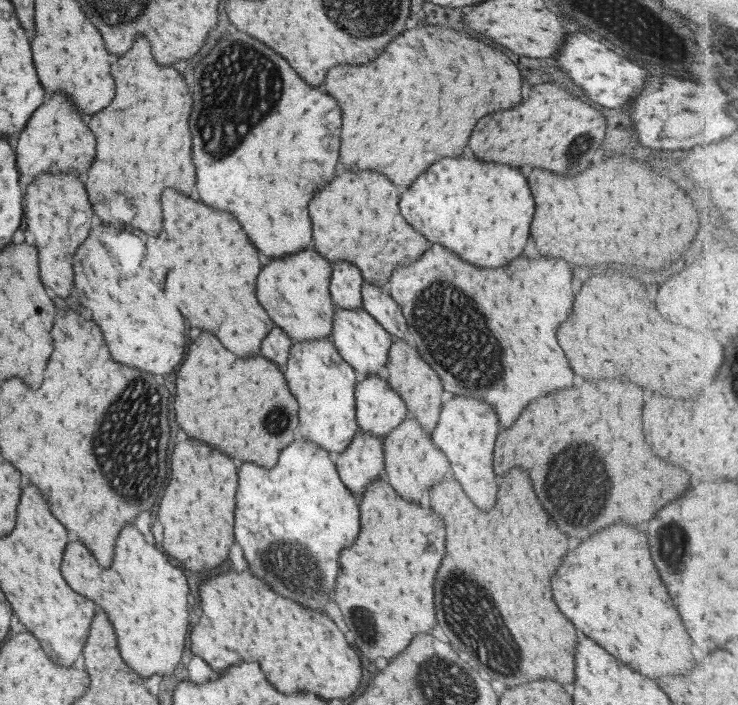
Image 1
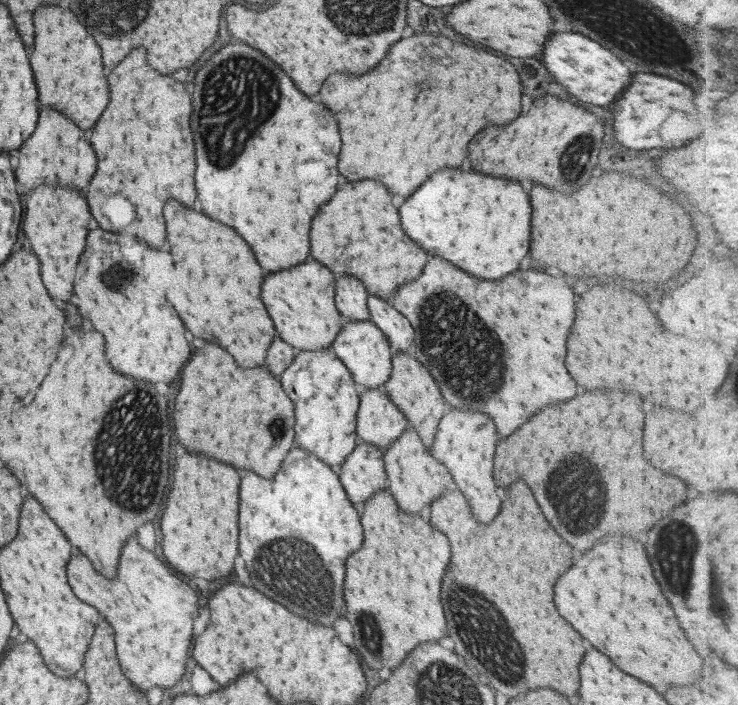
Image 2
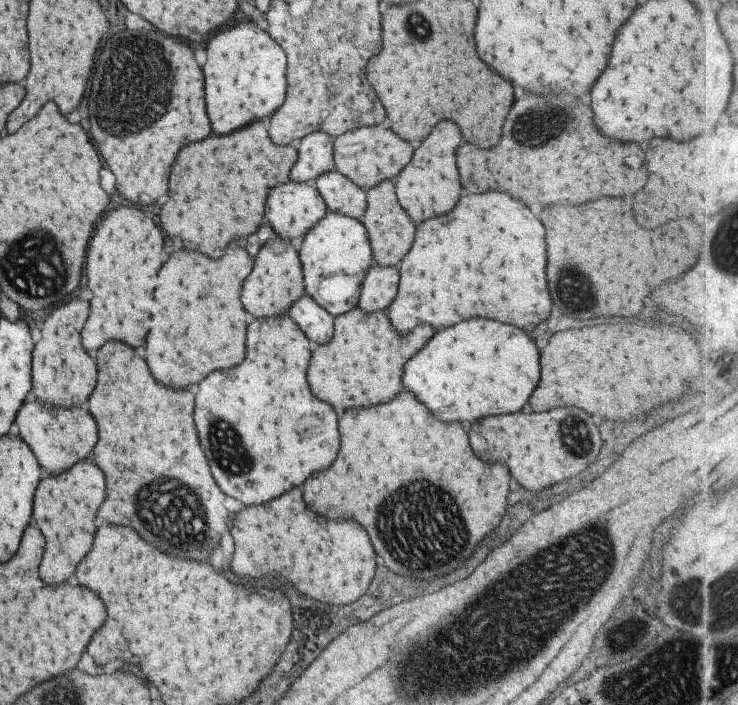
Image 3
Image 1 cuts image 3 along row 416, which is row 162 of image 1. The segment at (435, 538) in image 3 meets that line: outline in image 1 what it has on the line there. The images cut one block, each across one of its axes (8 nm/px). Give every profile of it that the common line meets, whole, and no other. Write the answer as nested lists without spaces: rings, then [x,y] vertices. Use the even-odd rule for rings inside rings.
[[[425,26],[397,36],[397,44],[389,48],[385,58],[377,58],[375,62],[363,66],[333,66],[325,76],[325,90],[329,90],[329,96],[333,96],[341,108],[341,164],[347,170],[379,172],[395,186],[407,188],[433,162],[459,156],[463,146],[467,144],[471,128],[477,124],[477,118],[485,116],[487,112],[513,108],[521,100],[519,70],[515,70],[511,60],[503,56],[505,54],[485,48],[481,42],[469,38],[467,34],[459,34],[443,26]],[[465,40],[469,40],[469,60],[463,58]],[[437,50],[445,50],[451,54],[449,58],[429,58],[431,52],[435,54]]]

